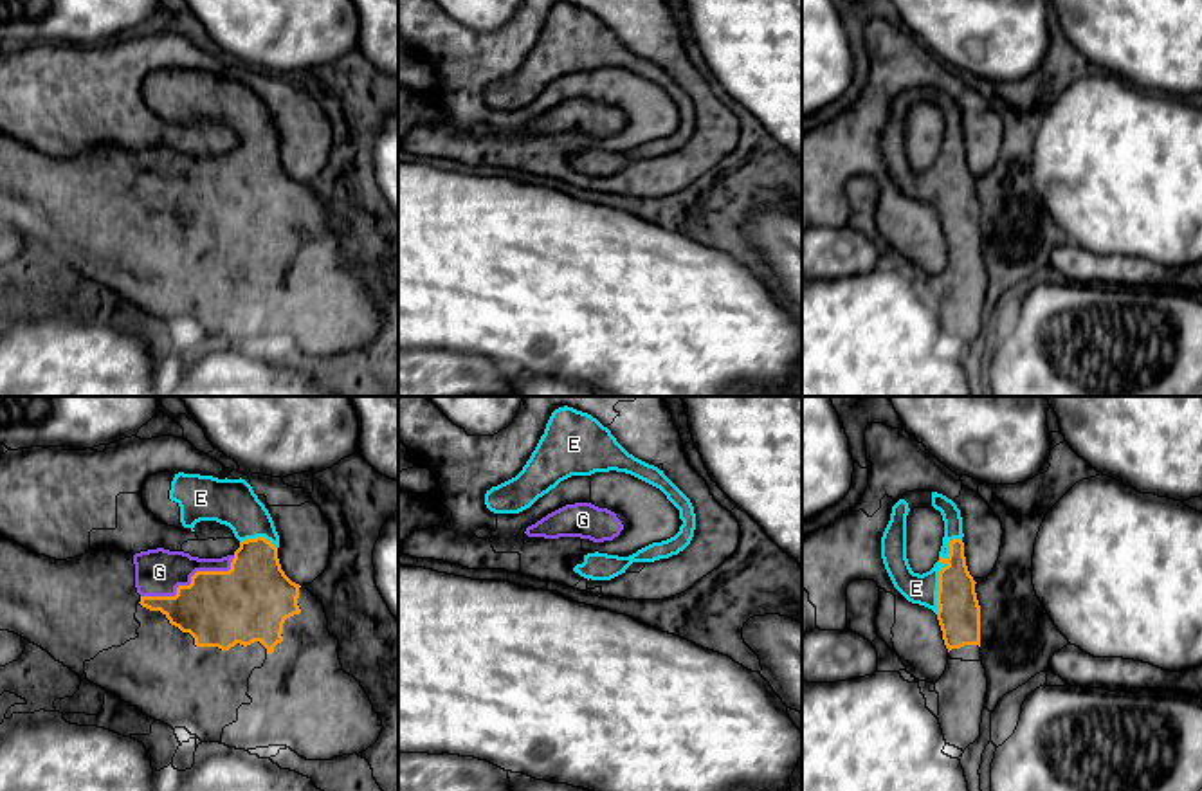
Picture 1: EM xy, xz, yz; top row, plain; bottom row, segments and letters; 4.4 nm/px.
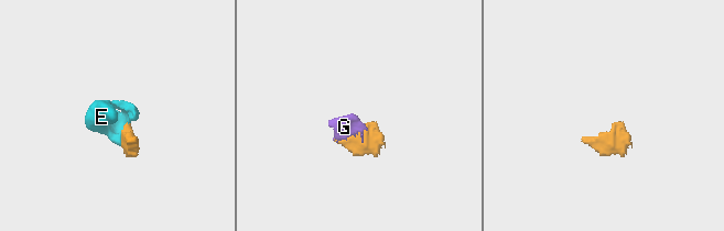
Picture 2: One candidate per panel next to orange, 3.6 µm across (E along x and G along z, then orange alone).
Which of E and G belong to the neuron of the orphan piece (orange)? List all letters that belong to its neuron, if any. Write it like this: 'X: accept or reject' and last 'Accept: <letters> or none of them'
E: accept
G: accept
Accept: E, G

